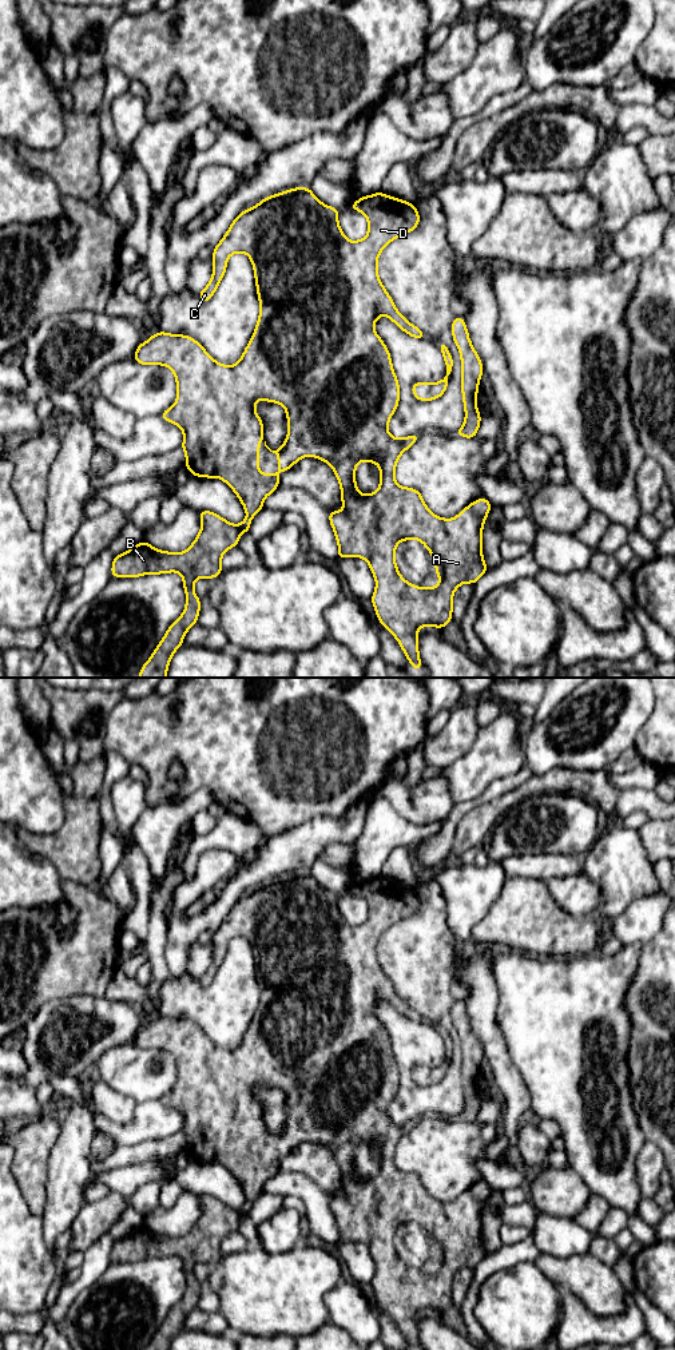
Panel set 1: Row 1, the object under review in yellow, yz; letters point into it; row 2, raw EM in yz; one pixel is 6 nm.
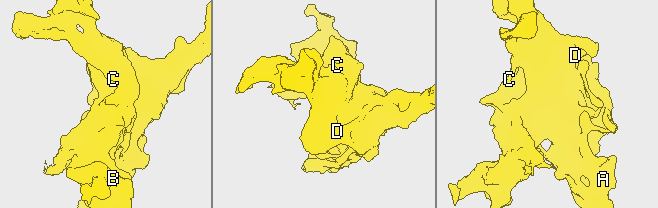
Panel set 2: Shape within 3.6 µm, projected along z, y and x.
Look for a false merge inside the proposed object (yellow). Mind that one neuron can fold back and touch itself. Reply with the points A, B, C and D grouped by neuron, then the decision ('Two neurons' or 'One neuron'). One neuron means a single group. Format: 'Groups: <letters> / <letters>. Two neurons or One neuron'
Groups: A B C D. One neuron

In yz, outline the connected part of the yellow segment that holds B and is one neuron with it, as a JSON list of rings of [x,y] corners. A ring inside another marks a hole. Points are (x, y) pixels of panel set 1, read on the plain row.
[[[295,871],[295,873],[282,875],[279,878],[266,881],[254,892],[250,892],[250,893],[246,893],[245,896],[242,896],[233,905],[227,917],[223,920],[221,926],[214,933],[211,965],[198,980],[199,980],[200,985],[203,985],[203,986],[207,986],[211,984],[211,981],[214,980],[215,974],[218,973],[218,970],[226,957],[227,945],[229,945],[230,940],[237,938],[237,937],[245,937],[251,944],[251,949],[254,952],[257,978],[258,978],[258,984],[259,984],[259,1001],[258,1001],[255,1015],[250,1023],[250,1027],[246,1029],[246,1033],[237,1048],[234,1048],[231,1051],[226,1051],[226,1049],[213,1044],[211,1040],[205,1035],[205,1032],[194,1023],[184,1020],[184,1019],[175,1020],[175,1019],[164,1017],[164,1016],[152,1019],[148,1025],[142,1027],[138,1031],[138,1033],[134,1039],[134,1044],[138,1048],[163,1049],[163,1051],[170,1052],[175,1060],[176,1085],[170,1093],[162,1096],[160,1101],[168,1107],[178,1109],[183,1115],[183,1128],[180,1132],[186,1137],[184,1151],[191,1156],[192,1160],[207,1162],[207,1163],[218,1162],[218,1163],[223,1164],[234,1175],[237,1182],[241,1184],[241,1187],[246,1195],[246,1199],[247,1199],[246,1203],[241,1208],[235,1210],[235,1208],[229,1207],[227,1204],[225,1204],[223,1202],[218,1200],[214,1196],[199,1195],[202,1214],[196,1219],[194,1227],[184,1236],[174,1238],[174,1236],[160,1235],[160,1234],[156,1234],[155,1231],[150,1230],[148,1227],[142,1226],[139,1228],[135,1228],[127,1236],[114,1242],[111,1259],[115,1262],[132,1263],[132,1262],[138,1262],[138,1260],[143,1260],[143,1259],[159,1259],[159,1258],[178,1256],[183,1264],[183,1272],[186,1276],[186,1291],[183,1294],[183,1298],[168,1311],[168,1314],[164,1318],[164,1321],[162,1322],[160,1327],[156,1330],[152,1339],[143,1350],[168,1350],[170,1349],[172,1339],[182,1330],[186,1317],[191,1313],[192,1309],[198,1307],[198,1301],[199,1301],[199,1294],[200,1294],[202,1286],[198,1283],[198,1280],[195,1279],[195,1275],[194,1275],[195,1264],[200,1263],[200,1262],[214,1263],[214,1262],[219,1260],[219,1258],[222,1256],[222,1239],[227,1234],[231,1234],[233,1231],[238,1230],[241,1219],[243,1216],[250,1215],[251,1204],[263,1192],[265,1183],[278,1172],[279,1164],[281,1164],[279,1158],[281,1156],[285,1158],[295,1147],[298,1147],[301,1143],[307,1141],[307,1140],[311,1140],[314,1143],[319,1143],[319,1144],[327,1147],[331,1151],[331,1154],[334,1155],[337,1164],[340,1167],[341,1186],[342,1186],[344,1194],[329,1196],[330,1210],[334,1215],[335,1224],[338,1227],[338,1242],[337,1243],[356,1240],[356,1242],[361,1242],[368,1246],[370,1255],[376,1263],[376,1274],[374,1274],[374,1278],[370,1285],[373,1287],[378,1306],[382,1310],[385,1310],[388,1313],[388,1315],[397,1323],[400,1331],[402,1333],[405,1341],[408,1342],[408,1345],[412,1350],[421,1350],[421,1343],[420,1343],[420,1337],[418,1337],[418,1321],[420,1319],[418,1319],[417,1314],[422,1310],[424,1311],[433,1310],[436,1313],[442,1313],[446,1309],[449,1309],[452,1306],[454,1275],[464,1267],[475,1268],[488,1254],[485,1244],[483,1242],[481,1219],[483,1219],[483,1211],[485,1208],[485,1203],[492,1192],[492,1188],[485,1182],[481,1182],[481,1183],[470,1187],[466,1192],[464,1192],[461,1196],[458,1196],[458,1199],[454,1203],[442,1203],[442,1202],[436,1200],[434,1198],[432,1198],[428,1194],[421,1178],[417,1174],[401,1171],[397,1168],[397,1166],[394,1163],[394,1155],[396,1155],[396,1150],[397,1150],[400,1140],[418,1124],[420,1119],[416,1117],[416,1119],[412,1119],[412,1120],[408,1120],[404,1123],[396,1123],[388,1115],[388,1108],[400,1087],[400,1069],[397,1065],[397,1060],[393,1055],[390,1037],[389,1037],[386,1029],[384,1028],[384,1025],[381,1024],[381,1021],[374,1016],[374,1006],[381,1000],[386,1000],[388,1002],[392,1004],[392,1006],[394,1006],[408,1020],[412,1020],[413,1023],[417,1023],[417,1024],[425,1024],[425,1020],[421,1013],[412,1009],[396,993],[392,981],[386,977],[385,970],[380,965],[377,946],[378,946],[378,941],[380,941],[381,936],[384,934],[384,932],[386,929],[389,929],[396,922],[413,916],[418,910],[420,898],[413,888],[405,886],[398,882],[393,882],[390,880],[385,880],[381,875],[360,882],[352,890],[349,890],[349,893],[362,897],[368,904],[368,920],[364,924],[353,925],[353,926],[349,925],[340,912],[338,893],[323,889],[311,877],[311,874],[309,871]],[[259,1084],[281,1088],[286,1095],[287,1121],[278,1135],[271,1135],[266,1129],[265,1119],[263,1119],[263,1107],[255,1096],[255,1087]],[[261,1124],[265,1125],[265,1131],[270,1136],[273,1136],[278,1140],[278,1155],[279,1155],[278,1158],[261,1158],[259,1156],[259,1125]],[[361,1145],[370,1145],[373,1148],[377,1148],[380,1152],[380,1171],[373,1178],[362,1179],[357,1172],[356,1152]],[[412,1223],[421,1226],[426,1231],[426,1234],[430,1236],[433,1246],[434,1246],[434,1251],[436,1251],[434,1258],[440,1262],[440,1266],[436,1271],[421,1272],[418,1270],[413,1270],[413,1268],[408,1267],[400,1259],[396,1244],[394,1244],[394,1236],[396,1236],[397,1228],[400,1226],[412,1224]]]

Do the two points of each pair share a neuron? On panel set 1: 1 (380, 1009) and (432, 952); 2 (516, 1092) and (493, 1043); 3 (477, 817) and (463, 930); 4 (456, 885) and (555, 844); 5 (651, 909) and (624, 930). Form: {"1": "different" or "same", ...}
{"1": "same", "2": "same", "3": "different", "4": "same", "5": "same"}

